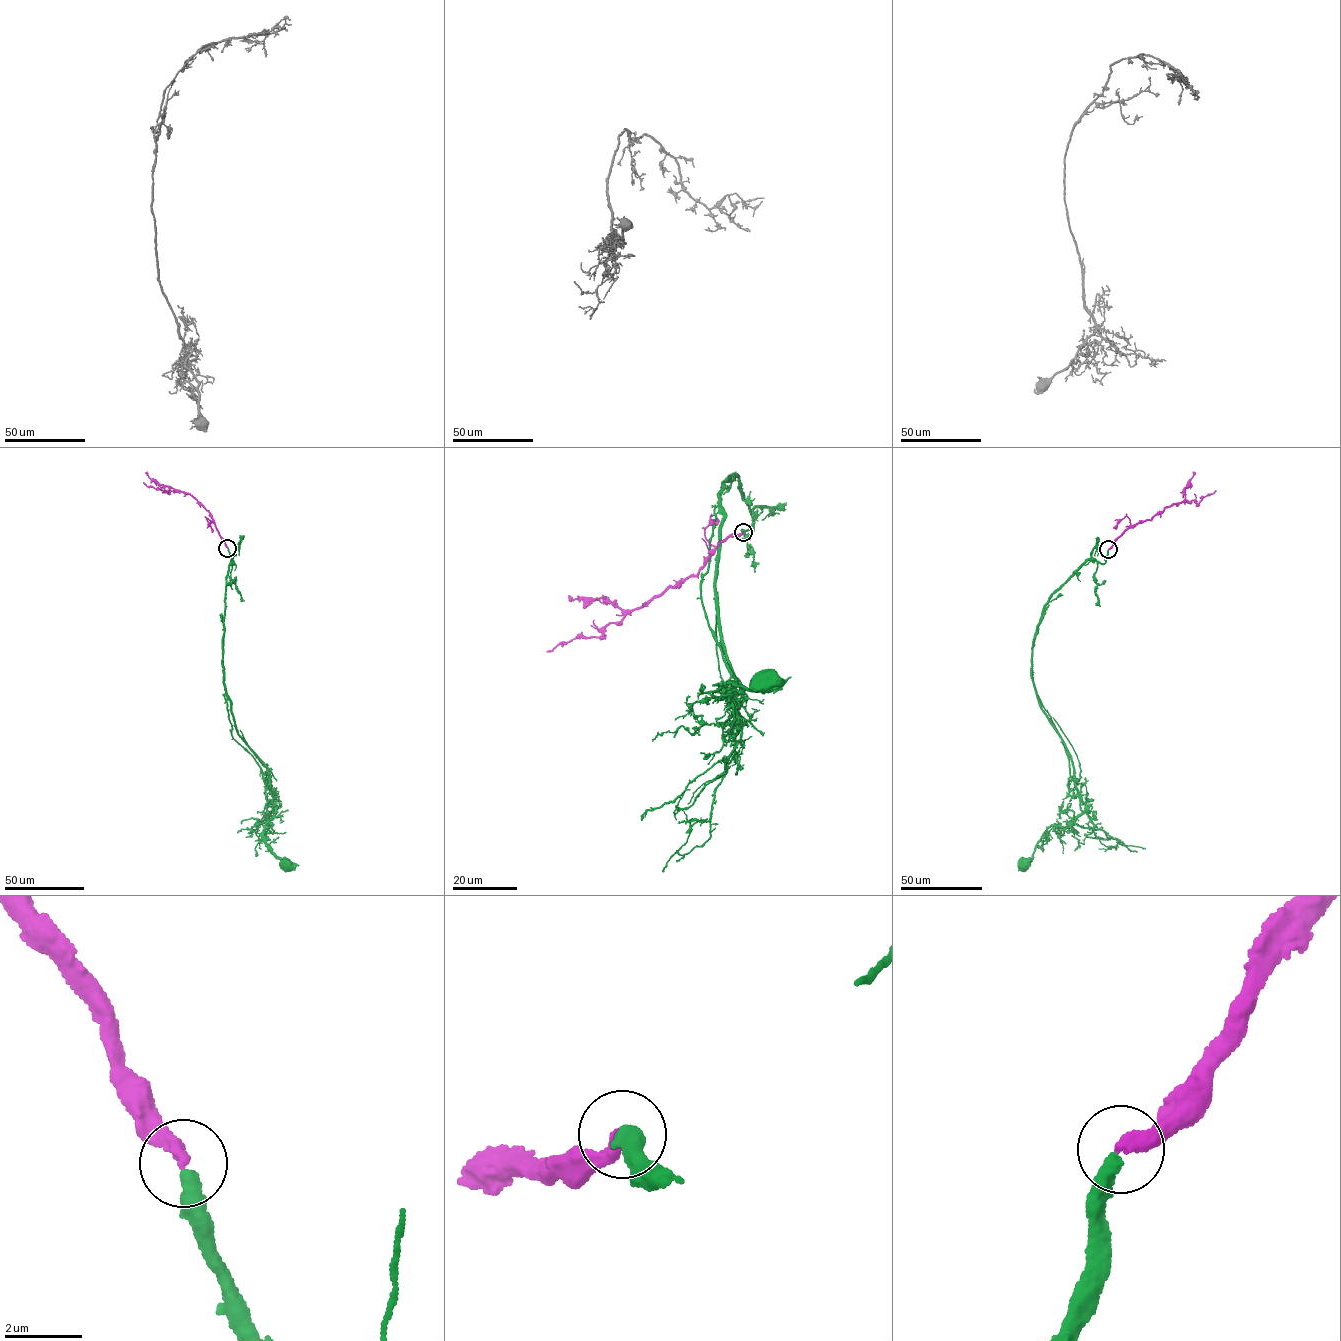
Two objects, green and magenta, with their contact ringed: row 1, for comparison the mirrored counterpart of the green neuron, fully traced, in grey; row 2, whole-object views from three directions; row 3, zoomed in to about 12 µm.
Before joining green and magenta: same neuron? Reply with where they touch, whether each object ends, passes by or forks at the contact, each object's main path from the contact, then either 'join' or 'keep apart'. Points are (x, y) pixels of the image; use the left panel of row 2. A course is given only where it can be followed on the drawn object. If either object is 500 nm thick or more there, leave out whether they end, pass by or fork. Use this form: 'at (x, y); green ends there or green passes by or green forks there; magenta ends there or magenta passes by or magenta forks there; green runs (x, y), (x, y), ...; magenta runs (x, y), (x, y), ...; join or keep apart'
at (227, 548); green ends there; magenta ends there; green runs (228, 548), (233, 562), (224, 601), (225, 693), (238, 735), (270, 776), (275, 809), (263, 836), (287, 865); magenta runs (228, 548), (211, 514), (195, 498), (177, 489), (167, 492), (143, 482); join

